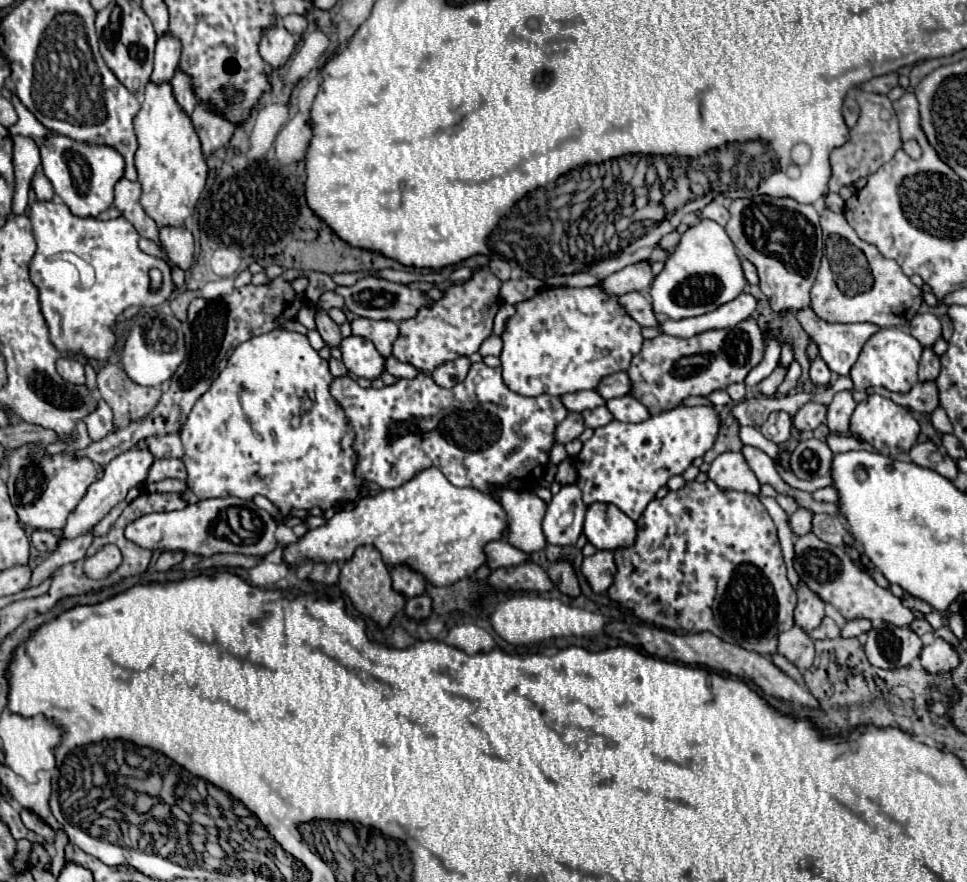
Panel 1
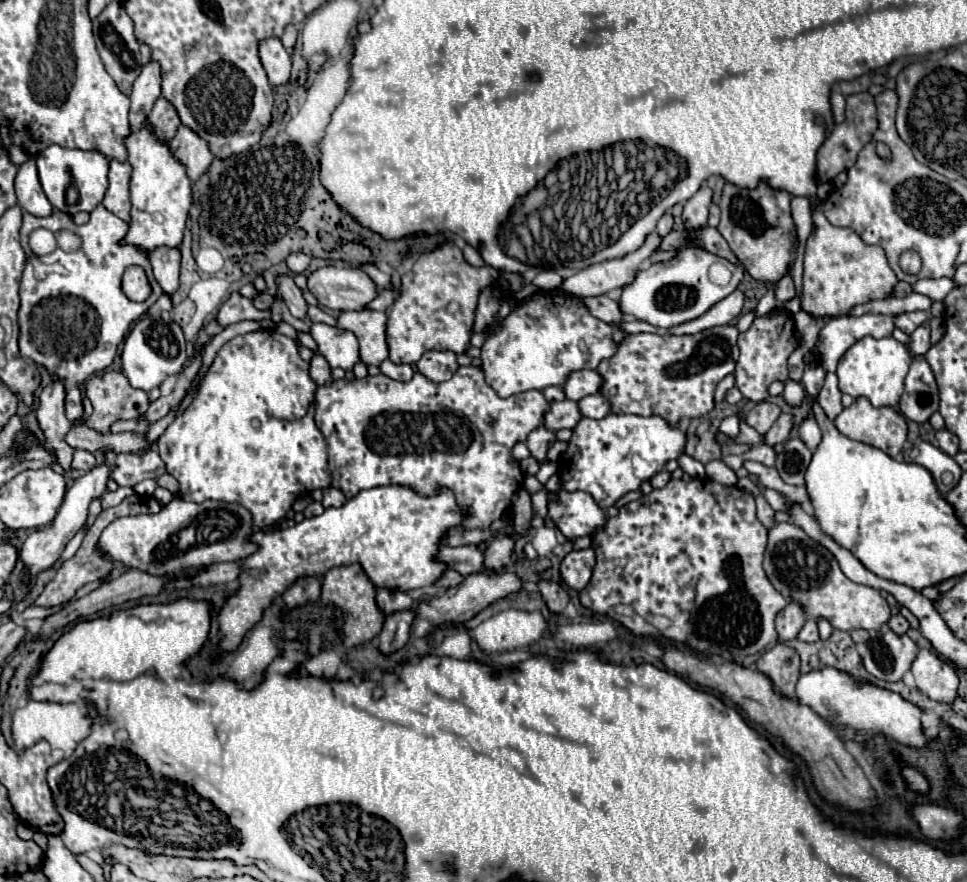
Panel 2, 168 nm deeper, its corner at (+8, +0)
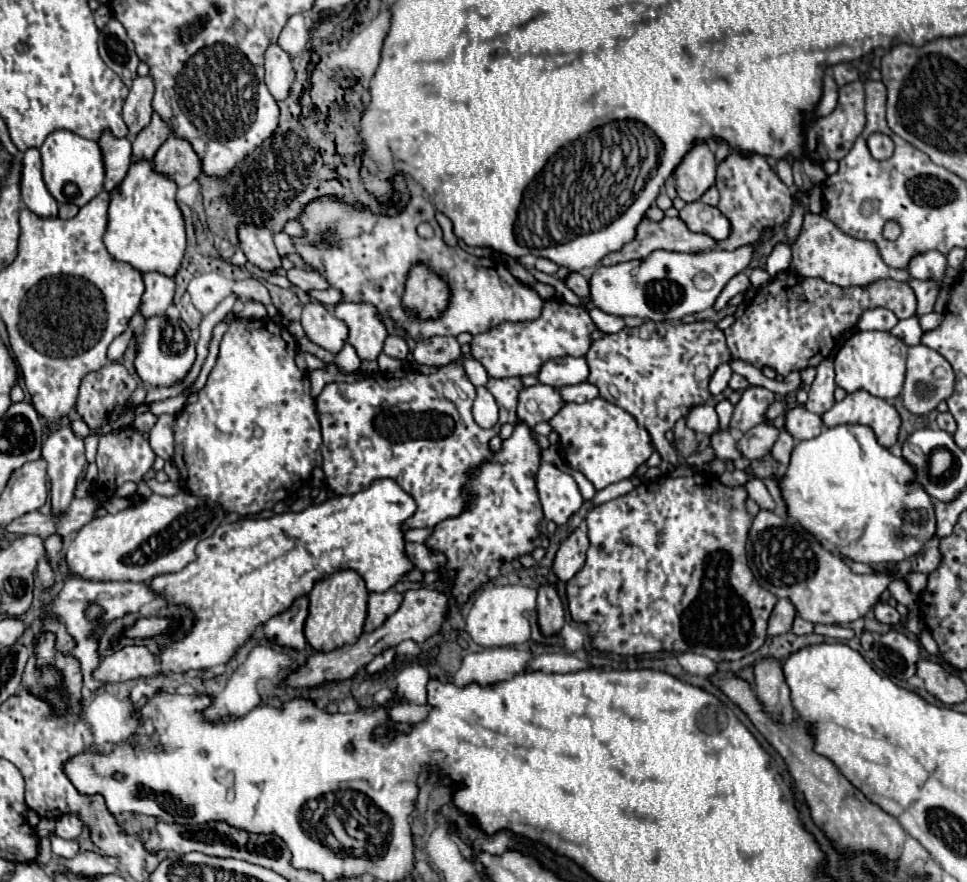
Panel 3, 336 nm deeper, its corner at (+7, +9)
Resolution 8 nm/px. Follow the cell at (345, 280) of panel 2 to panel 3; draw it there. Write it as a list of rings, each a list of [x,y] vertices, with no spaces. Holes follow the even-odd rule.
[[[288,269],[286,271],[286,279],[302,289],[302,291],[310,291],[310,289],[328,289],[328,283],[326,279],[314,271],[314,269]]]

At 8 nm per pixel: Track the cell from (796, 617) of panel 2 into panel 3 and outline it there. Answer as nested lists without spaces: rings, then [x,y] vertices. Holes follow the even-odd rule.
[[[778,599],[770,621],[768,621],[768,635],[782,635],[792,629],[792,621],[796,617],[794,605],[788,599]]]

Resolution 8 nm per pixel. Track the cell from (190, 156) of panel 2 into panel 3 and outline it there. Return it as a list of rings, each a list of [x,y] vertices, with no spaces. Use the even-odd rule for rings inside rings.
[[[170,135],[162,143],[162,147],[156,151],[152,163],[154,163],[156,173],[166,175],[178,187],[190,185],[202,173],[200,159],[194,153],[194,149],[190,147],[190,143],[186,139],[174,137],[174,135]]]

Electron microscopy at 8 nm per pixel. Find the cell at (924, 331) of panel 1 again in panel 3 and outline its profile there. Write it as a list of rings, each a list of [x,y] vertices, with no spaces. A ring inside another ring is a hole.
[[[786,269],[778,273],[774,279],[770,279],[768,285],[760,287],[746,307],[744,315],[724,331],[726,343],[730,347],[732,357],[748,361],[754,367],[772,367],[778,375],[788,375],[794,369],[806,369],[816,367],[820,361],[828,359],[828,355],[834,351],[840,337],[858,323],[858,315],[870,307],[884,307],[890,309],[898,319],[908,319],[916,313],[916,295],[910,289],[908,283],[900,283],[894,279],[880,279],[866,287],[834,287],[832,283],[826,283],[824,279],[806,279],[798,275],[792,269]]]

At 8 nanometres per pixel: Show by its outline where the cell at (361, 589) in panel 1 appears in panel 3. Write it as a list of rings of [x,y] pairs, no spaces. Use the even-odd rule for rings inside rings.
[[[350,569],[336,571],[330,577],[318,581],[308,595],[308,617],[304,635],[316,651],[334,651],[342,645],[356,643],[362,635],[368,607],[368,589],[364,579]]]

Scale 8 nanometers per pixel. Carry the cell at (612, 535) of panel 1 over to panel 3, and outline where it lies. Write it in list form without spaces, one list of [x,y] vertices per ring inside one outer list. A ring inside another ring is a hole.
[[[544,461],[540,463],[536,473],[536,491],[544,509],[544,517],[554,521],[556,525],[564,525],[584,501],[572,475]]]

